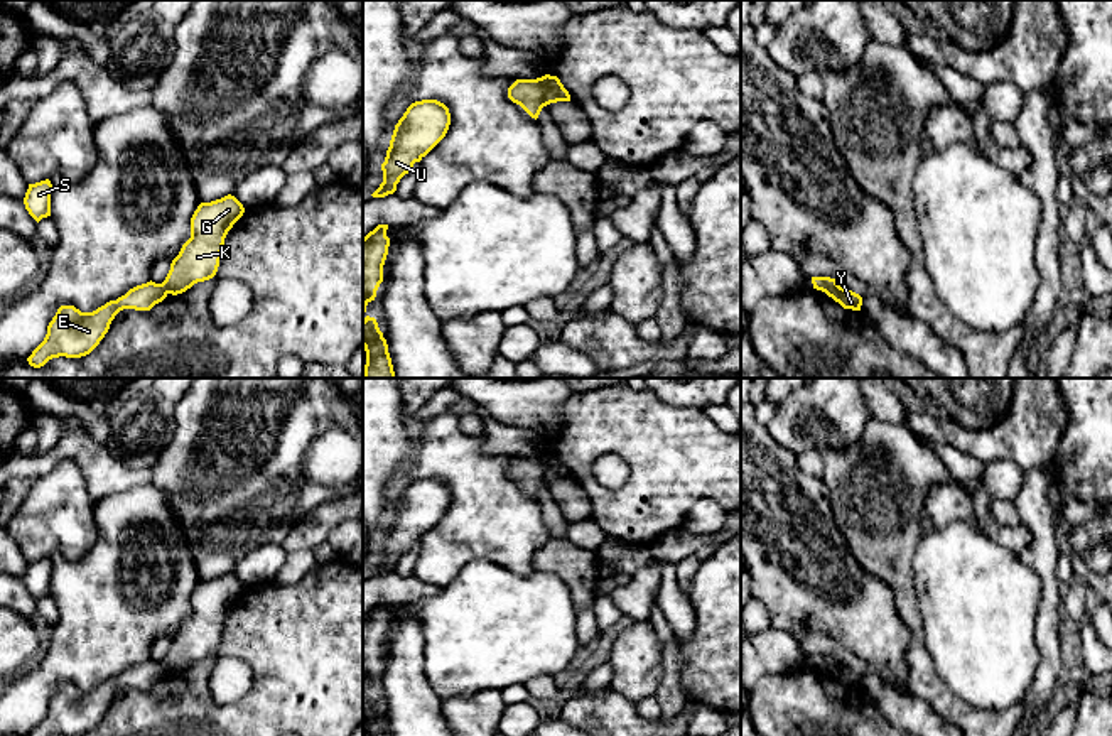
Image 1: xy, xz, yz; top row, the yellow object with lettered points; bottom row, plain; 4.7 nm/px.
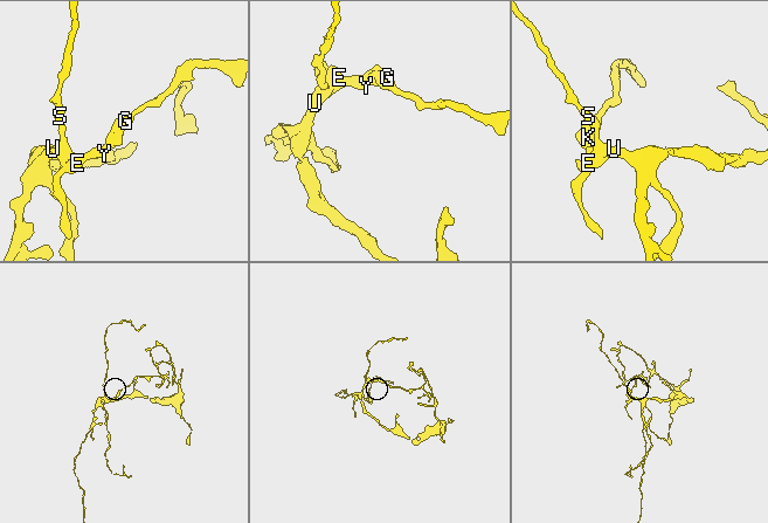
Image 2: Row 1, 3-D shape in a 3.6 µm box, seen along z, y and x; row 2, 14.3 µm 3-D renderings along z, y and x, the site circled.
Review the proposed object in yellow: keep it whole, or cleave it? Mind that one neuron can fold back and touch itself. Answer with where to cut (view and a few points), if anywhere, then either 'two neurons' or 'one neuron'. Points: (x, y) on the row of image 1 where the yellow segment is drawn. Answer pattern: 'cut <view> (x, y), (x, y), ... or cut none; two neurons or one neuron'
cut xz (539, 78), (547, 103); two neurons

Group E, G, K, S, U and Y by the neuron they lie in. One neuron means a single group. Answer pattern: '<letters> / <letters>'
E S U Y / G K

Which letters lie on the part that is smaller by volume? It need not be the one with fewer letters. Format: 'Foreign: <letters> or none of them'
Foreign: G, K

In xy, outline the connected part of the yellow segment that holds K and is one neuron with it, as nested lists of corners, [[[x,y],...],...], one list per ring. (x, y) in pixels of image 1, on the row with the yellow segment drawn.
[[[231,194],[197,206],[191,218],[191,238],[172,260],[162,282],[167,294],[182,294],[216,275],[224,238],[243,213],[243,204]]]

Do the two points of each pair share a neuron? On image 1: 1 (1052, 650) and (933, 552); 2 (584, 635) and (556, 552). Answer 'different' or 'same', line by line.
1: different
2: same

